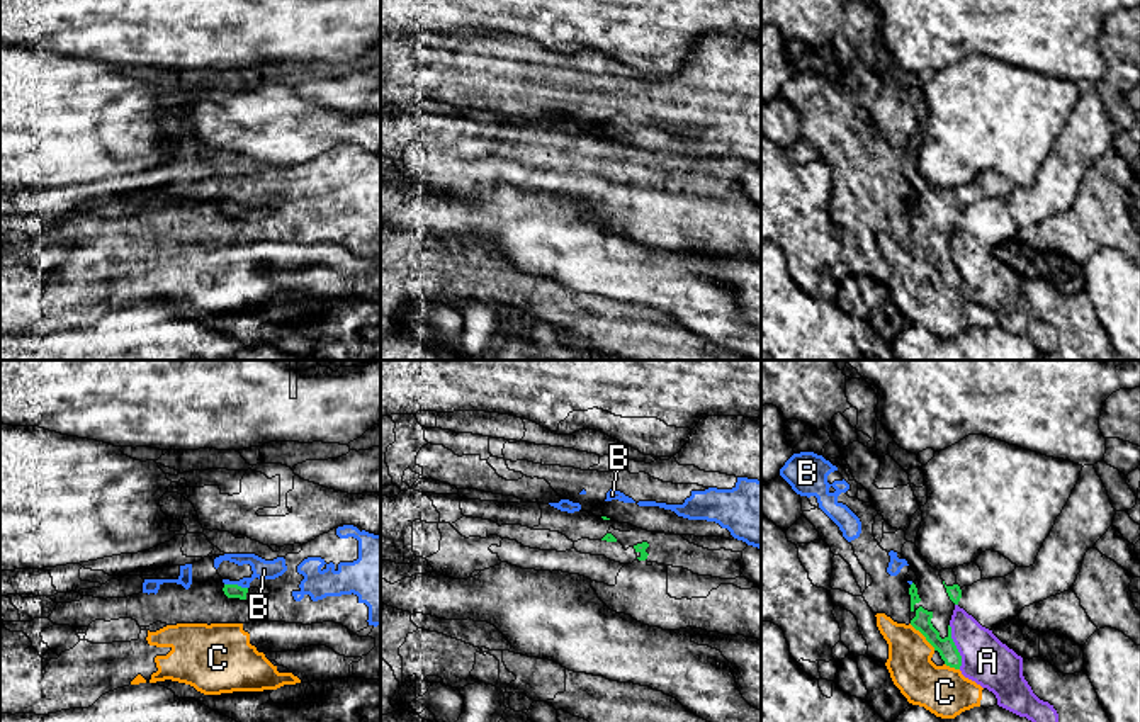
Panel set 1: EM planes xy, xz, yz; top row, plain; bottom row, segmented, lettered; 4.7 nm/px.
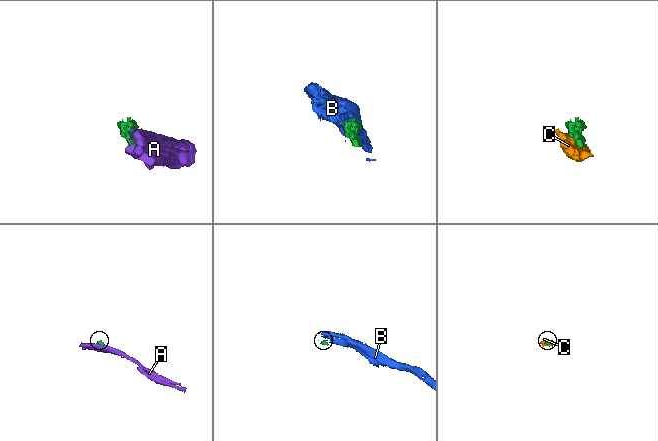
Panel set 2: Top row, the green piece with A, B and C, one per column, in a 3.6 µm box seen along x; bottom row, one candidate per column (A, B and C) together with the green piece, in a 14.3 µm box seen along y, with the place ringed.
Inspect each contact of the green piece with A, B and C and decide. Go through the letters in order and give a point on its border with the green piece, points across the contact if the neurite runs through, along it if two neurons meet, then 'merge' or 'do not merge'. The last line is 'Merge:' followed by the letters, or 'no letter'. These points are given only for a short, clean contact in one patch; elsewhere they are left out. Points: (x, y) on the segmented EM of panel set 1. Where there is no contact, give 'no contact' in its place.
A: meets green in yz at (955, 648); do not merge
B: meets green in xy at (237, 585); border along xy (225, 583), (247, 588); do not merge
C: meets green in yz at (923, 634); do not merge
Merge: no letter

